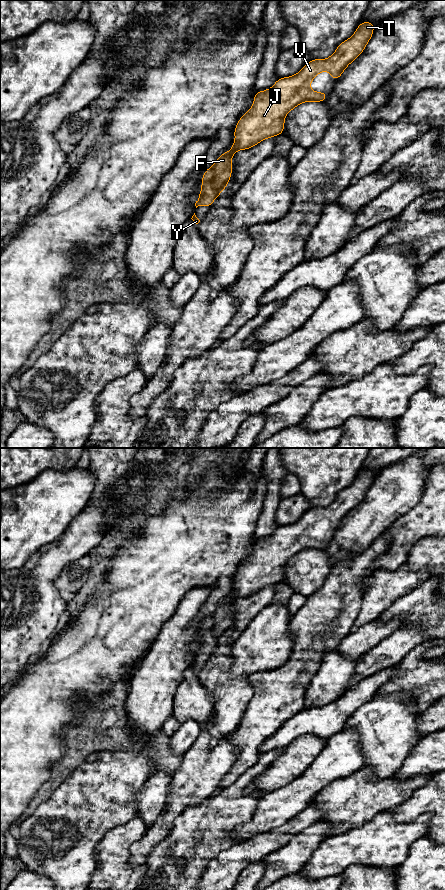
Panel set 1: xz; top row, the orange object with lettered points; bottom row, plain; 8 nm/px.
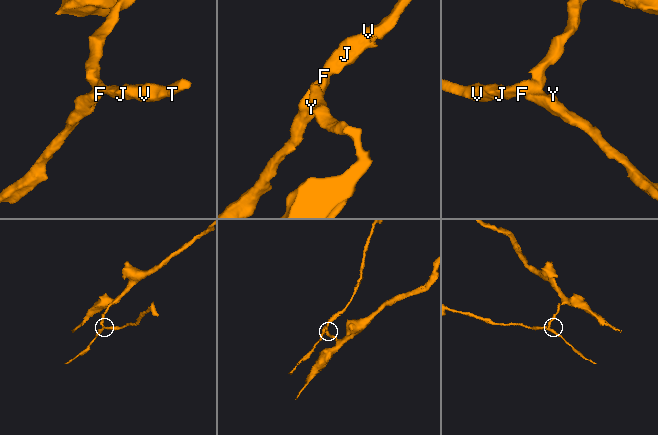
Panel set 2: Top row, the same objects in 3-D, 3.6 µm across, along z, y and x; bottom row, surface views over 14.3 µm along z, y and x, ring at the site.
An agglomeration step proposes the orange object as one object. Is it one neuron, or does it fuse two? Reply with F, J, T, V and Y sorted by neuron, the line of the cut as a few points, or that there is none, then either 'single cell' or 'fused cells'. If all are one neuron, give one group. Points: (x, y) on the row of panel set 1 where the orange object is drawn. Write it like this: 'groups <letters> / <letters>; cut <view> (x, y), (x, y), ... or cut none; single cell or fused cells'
groups F J T V / Y; cut xz (212, 166), (214, 170), (213, 186), (219, 193); fused cells

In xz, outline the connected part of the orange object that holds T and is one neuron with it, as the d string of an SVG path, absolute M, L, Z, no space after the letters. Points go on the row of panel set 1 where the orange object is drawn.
M364 21L357 26L355 33L349 39L340 43L336 51L327 59L312 59L297 74L279 78L271 88L255 92L253 106L240 117L234 129L235 141L232 148L221 154L212 166L215 170L213 185L219 193L224 191L231 178L233 170L231 160L235 152L250 149L267 138L282 134L286 114L299 104L304 102L324 102L328 97L326 92L313 91L310 87L312 80L323 71L328 71L334 81L340 78L347 66L365 50L373 33L374 24Z

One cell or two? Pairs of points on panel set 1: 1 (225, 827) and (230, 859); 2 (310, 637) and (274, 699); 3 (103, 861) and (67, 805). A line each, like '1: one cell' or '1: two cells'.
1: two cells
2: one cell
3: two cells

